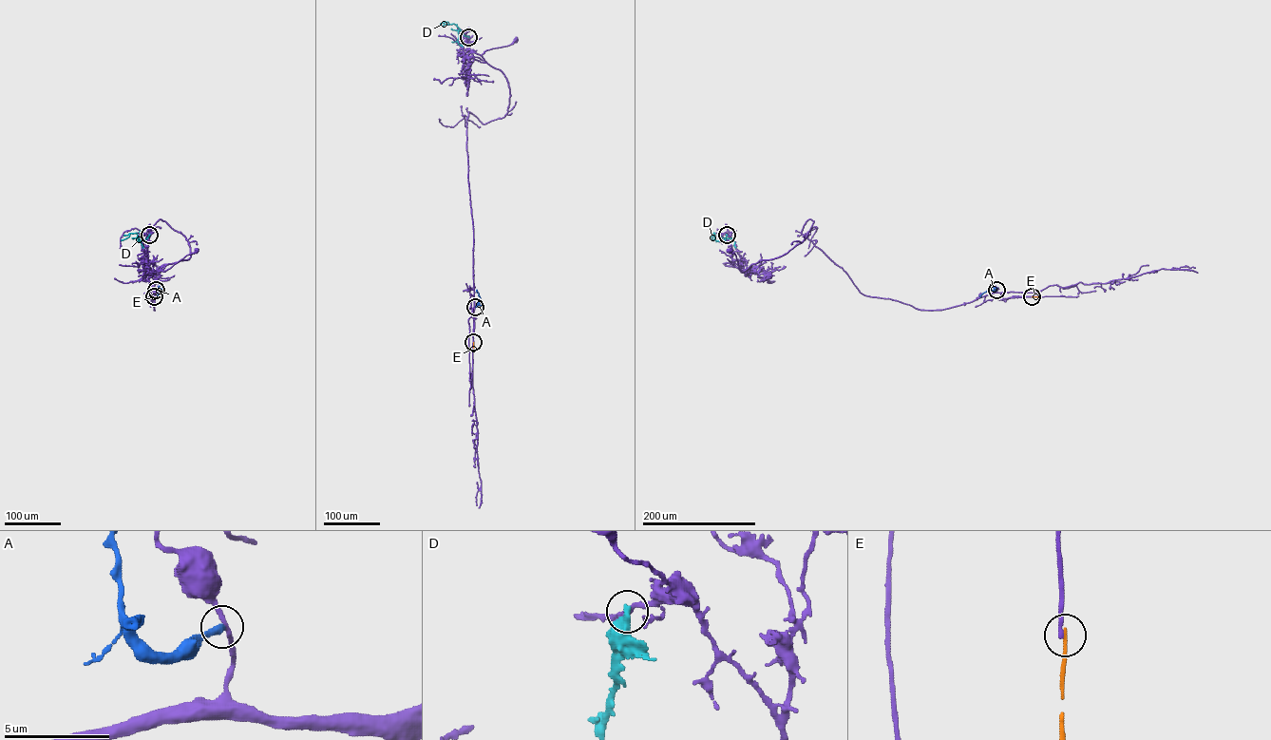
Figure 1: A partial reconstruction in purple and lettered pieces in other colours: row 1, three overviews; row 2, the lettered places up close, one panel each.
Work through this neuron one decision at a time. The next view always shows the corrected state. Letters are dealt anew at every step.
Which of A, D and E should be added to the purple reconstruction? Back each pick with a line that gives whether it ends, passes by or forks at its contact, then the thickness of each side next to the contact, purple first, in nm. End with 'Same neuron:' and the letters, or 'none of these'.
Same neuron: none of these

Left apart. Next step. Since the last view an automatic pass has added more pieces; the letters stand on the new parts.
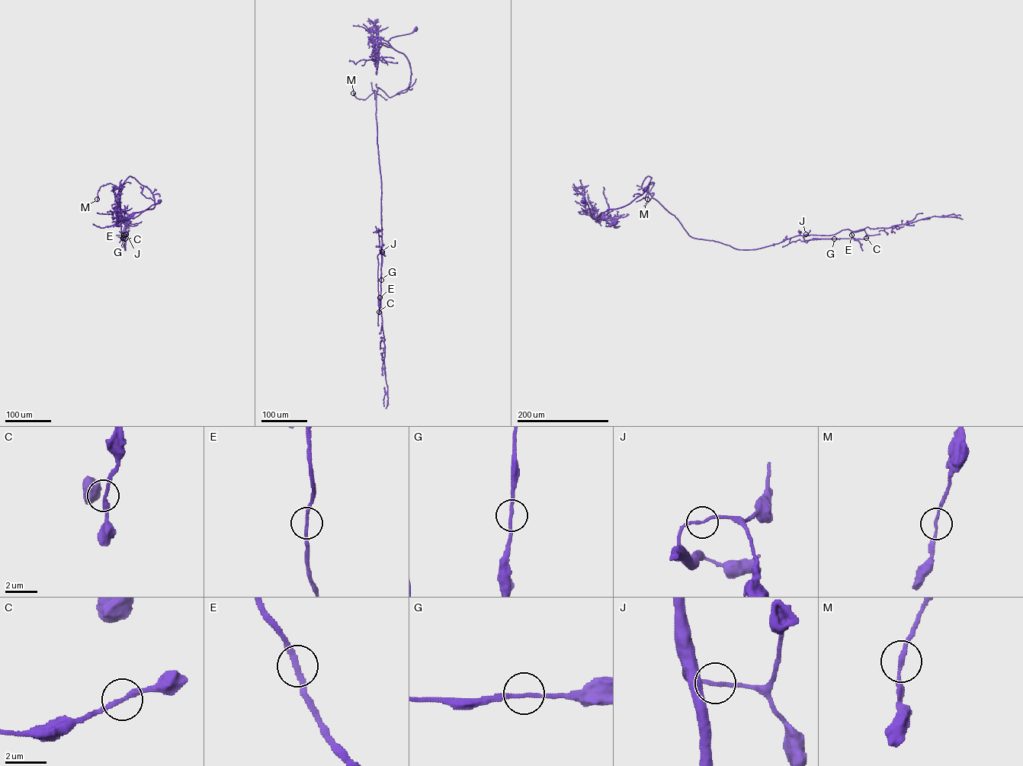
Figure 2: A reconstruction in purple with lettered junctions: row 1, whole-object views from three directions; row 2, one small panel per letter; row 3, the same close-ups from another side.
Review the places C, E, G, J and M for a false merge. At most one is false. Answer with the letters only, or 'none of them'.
none of them

